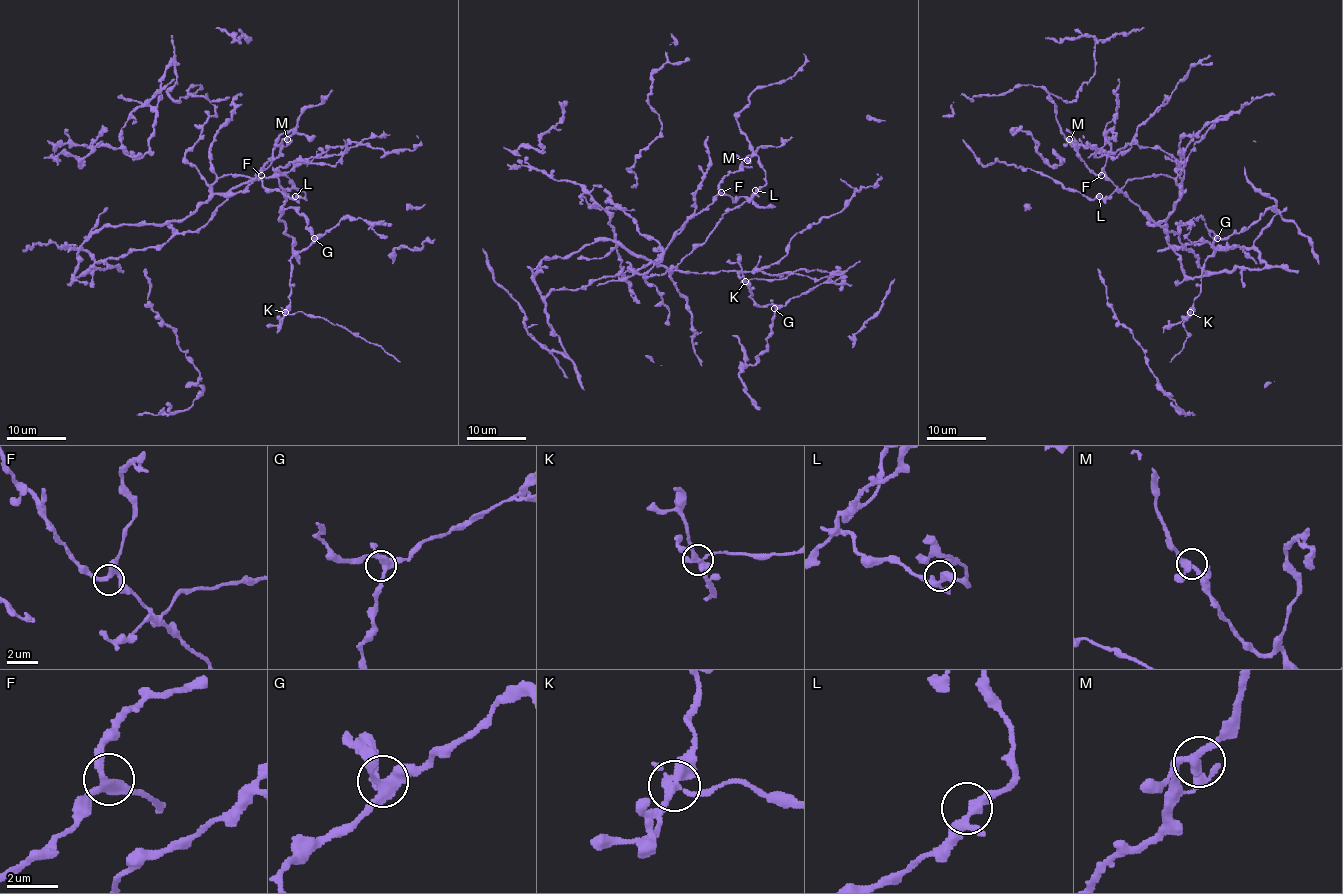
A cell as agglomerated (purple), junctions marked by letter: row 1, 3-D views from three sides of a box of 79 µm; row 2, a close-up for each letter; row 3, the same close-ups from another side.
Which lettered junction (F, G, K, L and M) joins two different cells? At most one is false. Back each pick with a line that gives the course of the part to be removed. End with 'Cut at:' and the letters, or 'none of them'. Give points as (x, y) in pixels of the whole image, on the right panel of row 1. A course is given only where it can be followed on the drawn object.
K: Course of the part to remove: (1190, 312), (1183, 322), (1189, 333), (1184, 346), (1169, 361)
Cut at: K

